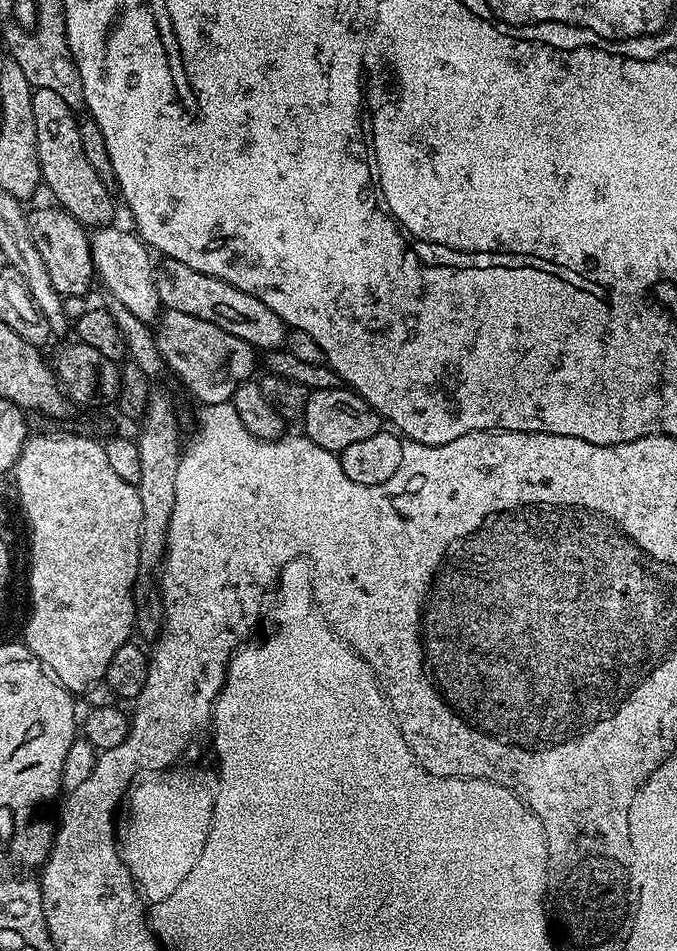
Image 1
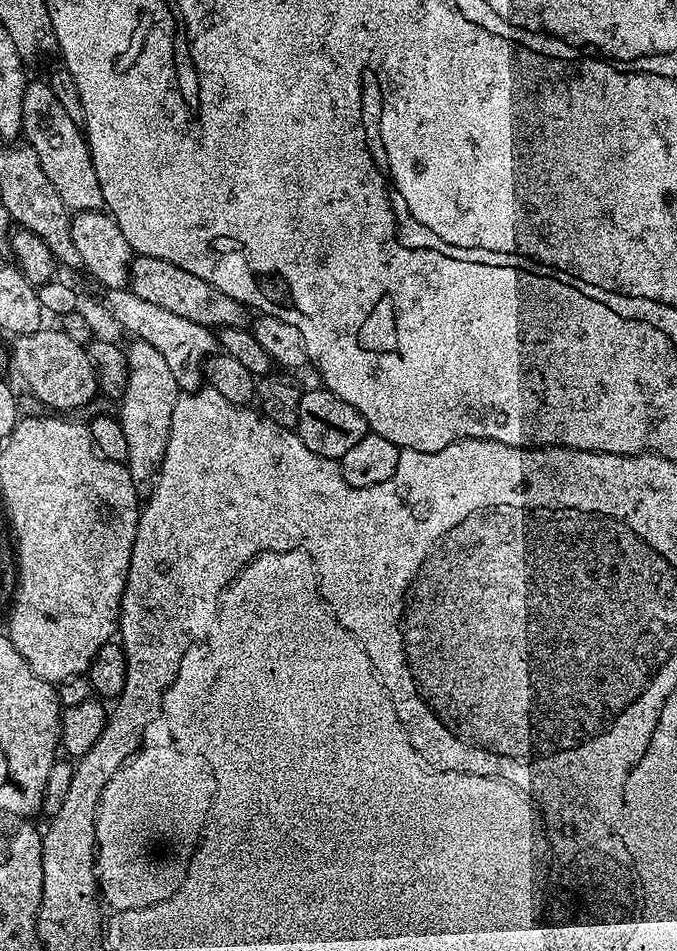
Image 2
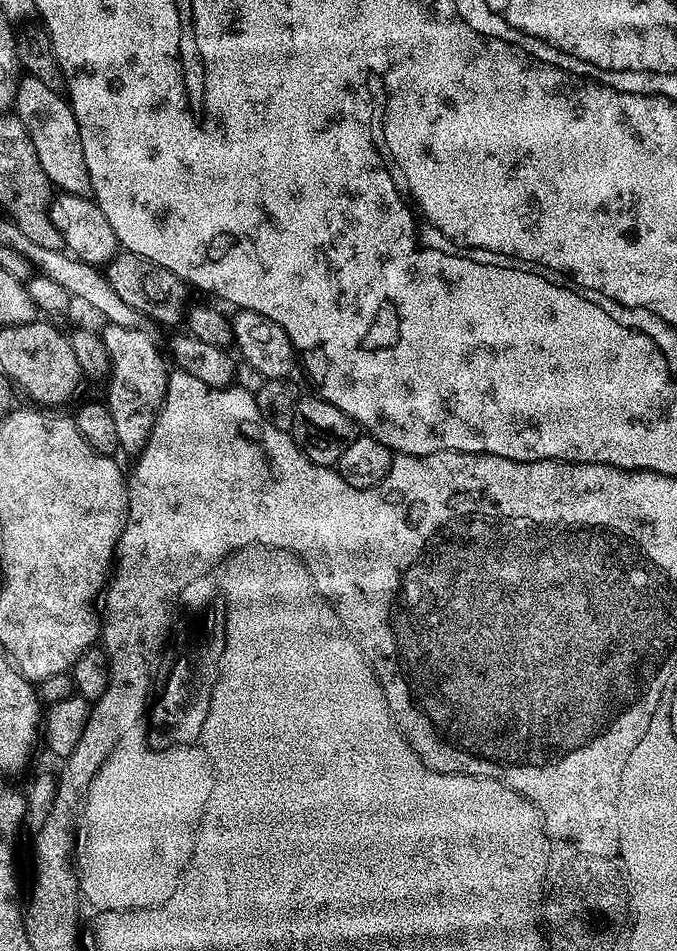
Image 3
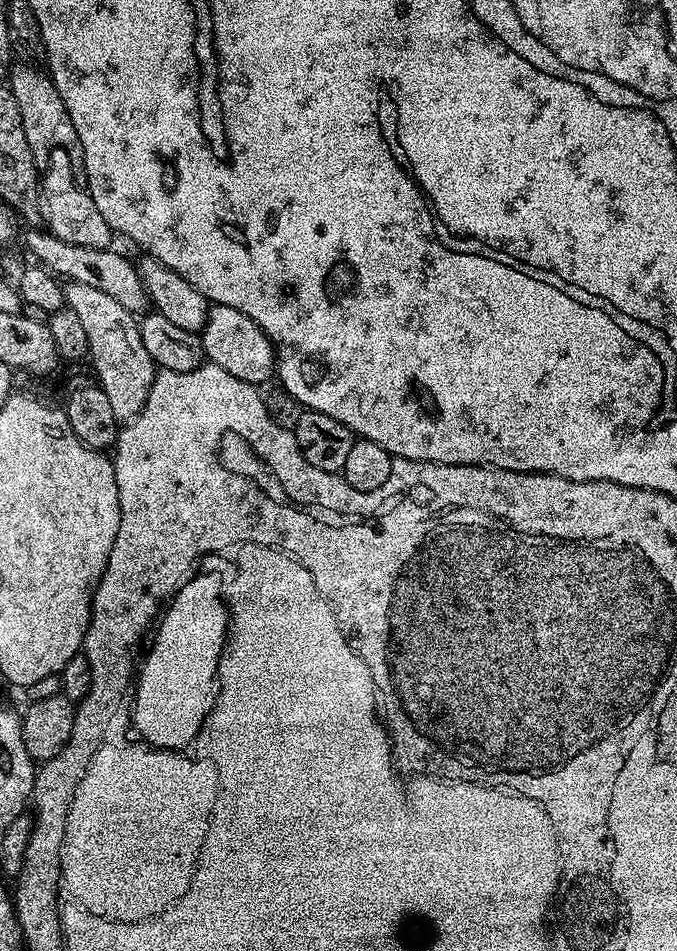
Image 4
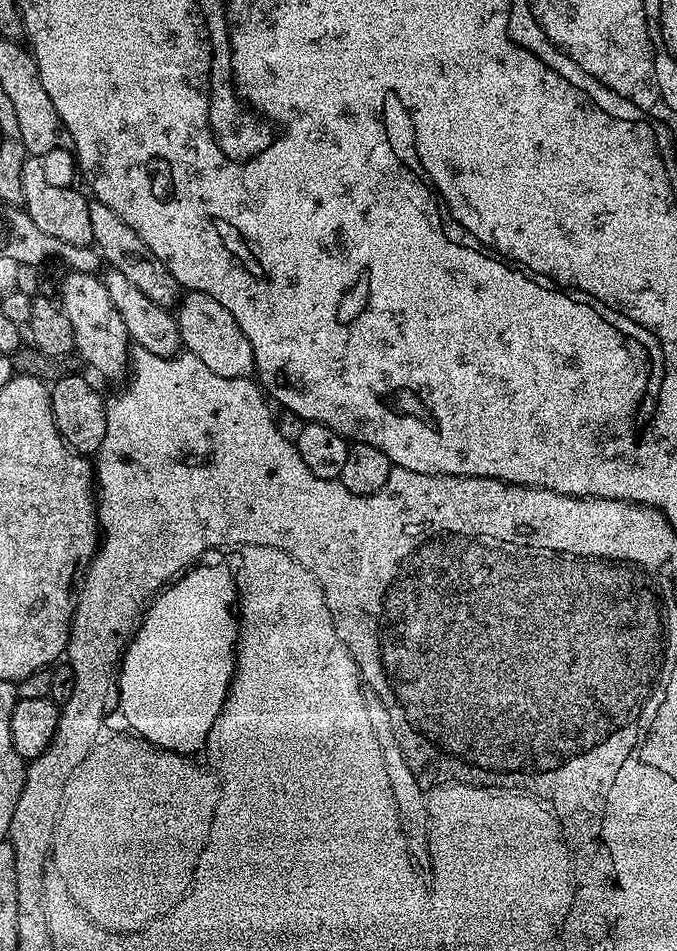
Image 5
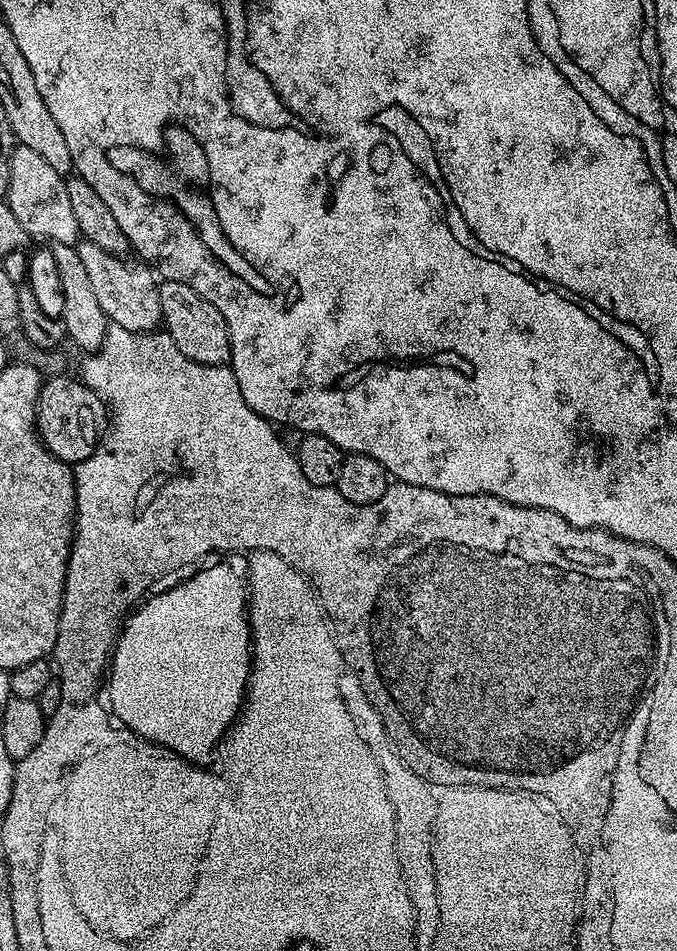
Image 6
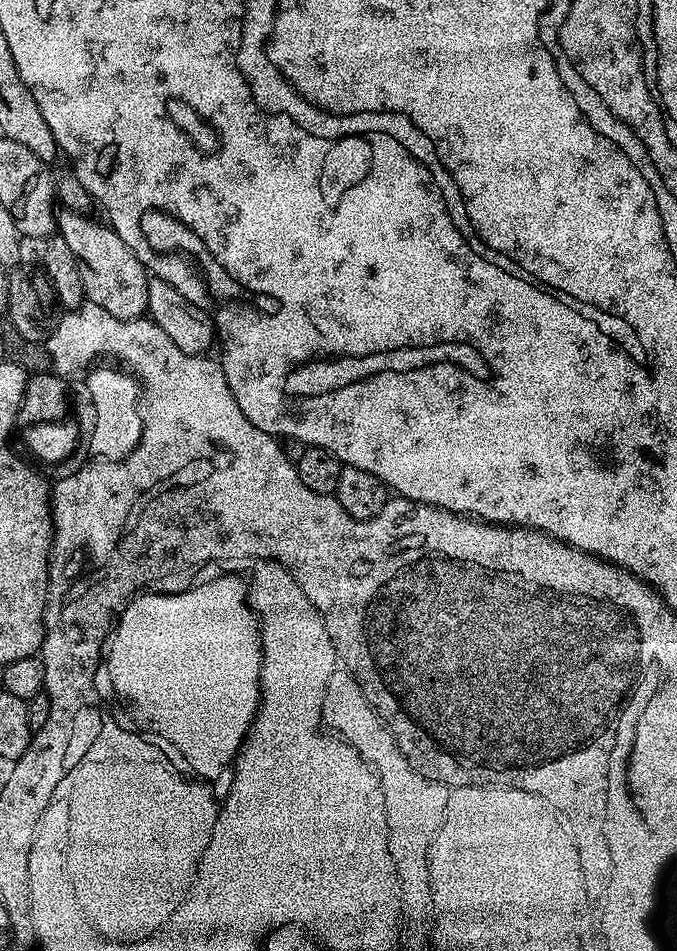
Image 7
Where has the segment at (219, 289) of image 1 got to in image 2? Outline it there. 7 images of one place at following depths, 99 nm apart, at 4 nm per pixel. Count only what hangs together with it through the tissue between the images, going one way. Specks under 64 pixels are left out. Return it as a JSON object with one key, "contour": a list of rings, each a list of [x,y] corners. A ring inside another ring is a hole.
{"contour":[[[136,256],[128,269],[130,290],[143,298],[145,302],[154,302],[154,306],[162,306],[162,310],[170,310],[170,314],[178,314],[178,318],[190,318],[190,322],[204,324],[207,328],[248,328],[250,324],[249,309],[240,304],[230,294],[222,294],[210,282],[202,282],[190,270],[182,270],[182,266],[174,266],[174,262],[166,262],[162,258]]]}

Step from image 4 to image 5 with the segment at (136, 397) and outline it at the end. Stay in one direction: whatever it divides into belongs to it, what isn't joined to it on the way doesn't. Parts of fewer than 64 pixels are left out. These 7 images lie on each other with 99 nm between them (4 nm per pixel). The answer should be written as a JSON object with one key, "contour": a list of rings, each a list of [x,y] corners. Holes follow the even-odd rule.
{"contour":[[[93,272],[63,273],[64,281],[60,284],[60,296],[58,303],[66,318],[70,318],[70,327],[74,330],[75,351],[88,364],[96,367],[100,376],[108,380],[116,380],[123,377],[130,368],[130,341],[126,322],[122,322],[122,314],[110,302],[110,294],[106,290],[103,279]]]}

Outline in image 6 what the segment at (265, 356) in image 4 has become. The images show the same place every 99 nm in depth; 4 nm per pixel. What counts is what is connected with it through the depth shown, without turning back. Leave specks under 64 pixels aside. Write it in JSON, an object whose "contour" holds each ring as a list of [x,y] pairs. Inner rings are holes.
{"contour":[[[164,280],[159,285],[162,302],[162,328],[174,338],[174,346],[186,354],[194,362],[203,364],[227,365],[232,359],[230,330],[226,326],[226,318],[204,296],[200,296],[190,286],[182,282]]]}

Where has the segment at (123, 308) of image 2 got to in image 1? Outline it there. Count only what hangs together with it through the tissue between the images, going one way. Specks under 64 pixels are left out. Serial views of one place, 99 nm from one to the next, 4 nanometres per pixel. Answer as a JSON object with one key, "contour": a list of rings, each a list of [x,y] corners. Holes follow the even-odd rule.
{"contour":[[[182,310],[165,311],[154,331],[167,371],[184,383],[185,390],[197,400],[197,405],[229,403],[236,387],[253,379],[256,364],[258,368],[258,352],[251,344],[234,338],[234,334],[214,326],[214,322],[202,322],[202,318],[182,314]]]}

